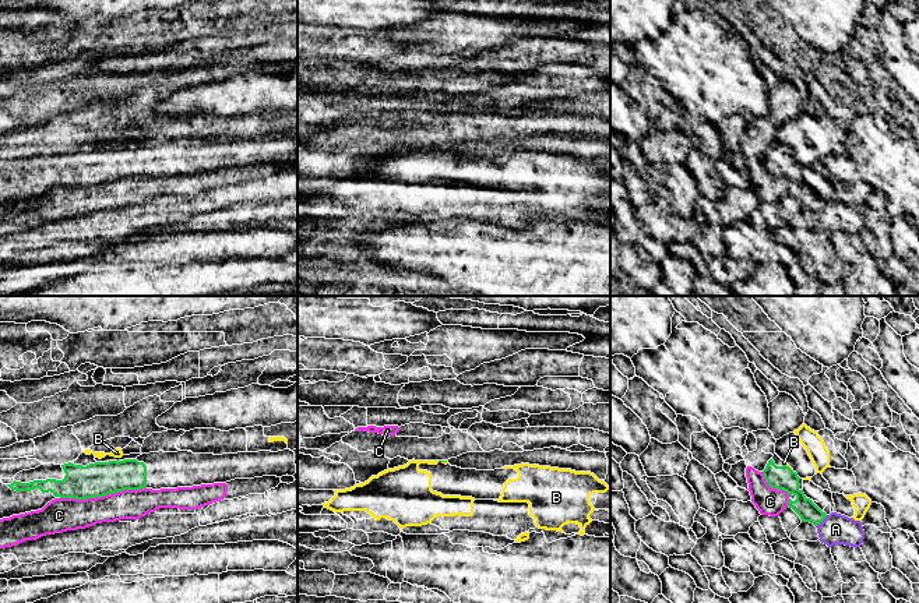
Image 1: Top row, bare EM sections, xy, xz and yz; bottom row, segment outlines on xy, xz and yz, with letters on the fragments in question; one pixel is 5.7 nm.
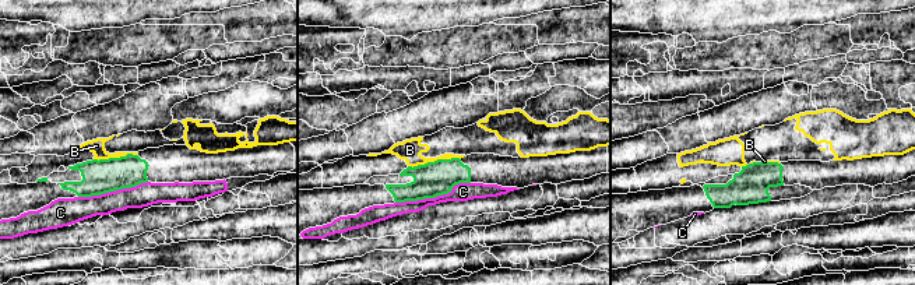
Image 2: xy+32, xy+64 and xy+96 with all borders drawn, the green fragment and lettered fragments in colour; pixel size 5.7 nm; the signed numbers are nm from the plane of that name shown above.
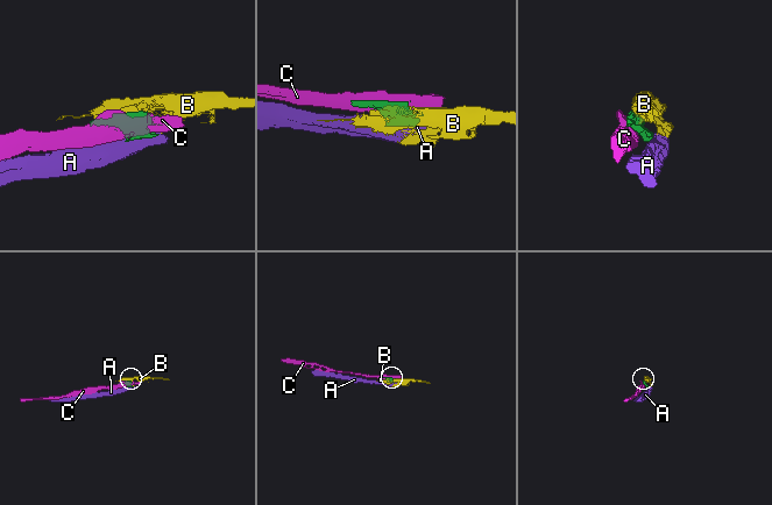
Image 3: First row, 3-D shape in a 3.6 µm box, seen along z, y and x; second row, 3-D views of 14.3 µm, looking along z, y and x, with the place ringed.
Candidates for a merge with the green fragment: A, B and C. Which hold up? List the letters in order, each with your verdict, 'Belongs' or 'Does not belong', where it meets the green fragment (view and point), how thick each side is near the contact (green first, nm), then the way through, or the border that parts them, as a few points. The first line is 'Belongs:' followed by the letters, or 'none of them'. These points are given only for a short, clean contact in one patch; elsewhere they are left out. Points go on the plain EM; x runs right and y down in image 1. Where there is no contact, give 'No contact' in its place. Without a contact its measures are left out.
Belongs: none of them
A: Does not belong. Touches green at yz (821, 208). Thickness 120 nm (green) against 180 nm. Boundary: yz (827, 203), (816, 214)
B: Does not belong. Touches green at yz (788, 154). Thickness 140 nm (green) against 20 nm. Boundary: yz (784, 151), (792, 158)
C: Does not belong. Touches green at xy (102, 183). Thickness 200 nm (green) against 190 nm

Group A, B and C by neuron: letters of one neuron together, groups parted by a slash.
A / B / C

